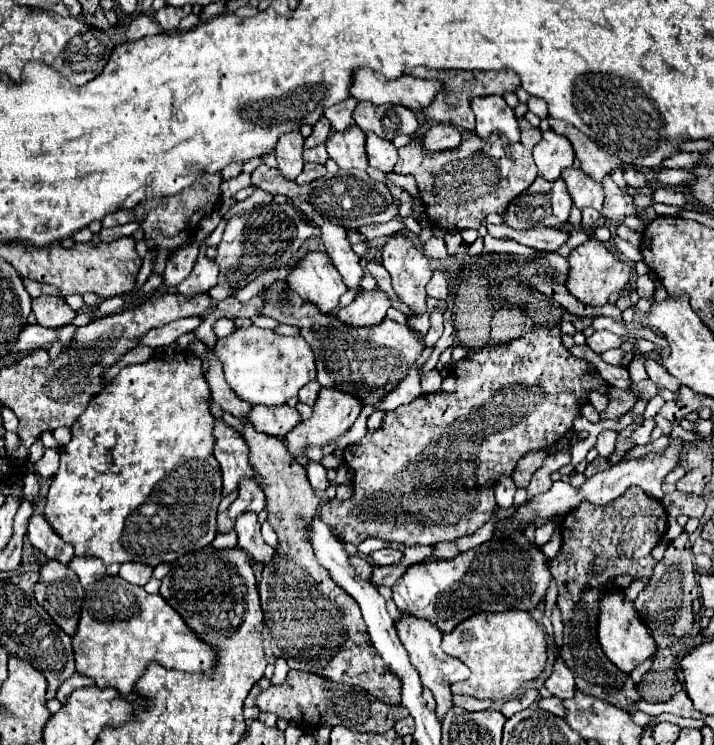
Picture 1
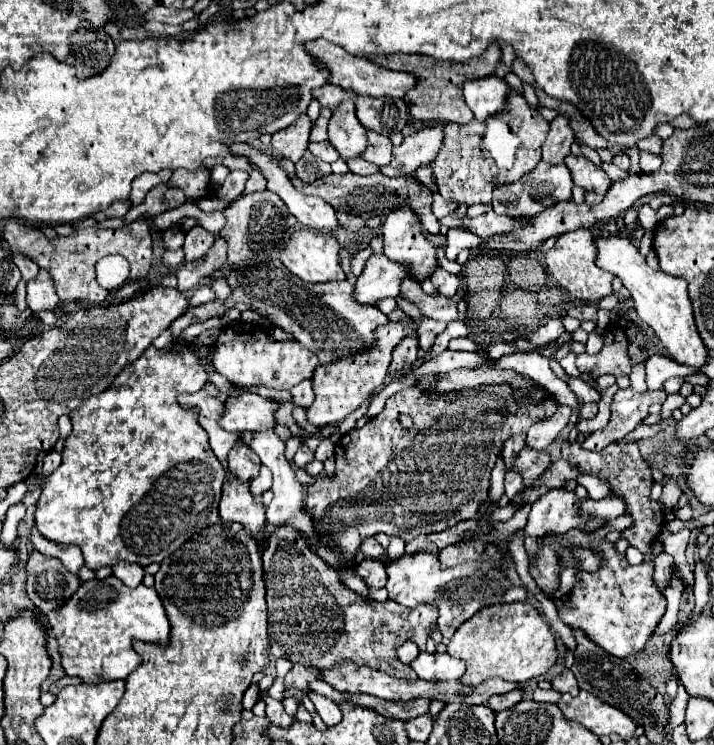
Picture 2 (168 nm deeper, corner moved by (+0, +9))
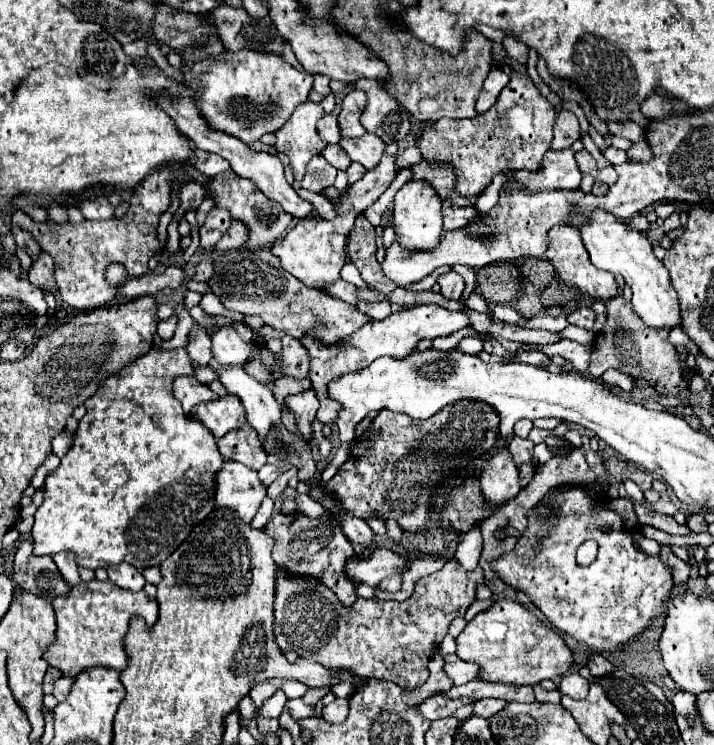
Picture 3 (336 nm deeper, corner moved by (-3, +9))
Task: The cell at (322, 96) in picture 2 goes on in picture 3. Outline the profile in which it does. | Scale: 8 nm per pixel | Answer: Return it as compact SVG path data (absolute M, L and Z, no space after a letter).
M318 74L318 76L314 76L314 84L312 84L312 92L310 92L310 102L320 102L324 96L328 96L330 94L330 86L328 86L328 78L326 76L322 76L322 74Z

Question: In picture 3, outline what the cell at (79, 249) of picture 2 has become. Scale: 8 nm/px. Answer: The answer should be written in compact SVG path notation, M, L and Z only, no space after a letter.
M162 166L148 174L136 188L130 198L130 208L122 218L108 220L84 220L82 224L54 224L34 222L26 212L14 212L12 222L28 230L44 252L54 258L56 264L56 286L60 298L72 310L94 310L104 306L116 296L114 284L106 282L106 266L112 262L122 262L130 278L138 278L148 272L148 260L166 246L158 240L158 222L160 216L170 208L170 190L172 190L174 172L170 166Z

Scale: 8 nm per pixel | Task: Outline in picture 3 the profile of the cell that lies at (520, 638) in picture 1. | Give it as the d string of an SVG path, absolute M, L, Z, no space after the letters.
M498 598L488 610L480 612L470 620L464 632L456 638L456 654L466 662L476 662L482 670L480 678L504 684L538 684L544 678L558 678L572 666L572 650L564 638L552 628L544 626L532 612L522 604Z

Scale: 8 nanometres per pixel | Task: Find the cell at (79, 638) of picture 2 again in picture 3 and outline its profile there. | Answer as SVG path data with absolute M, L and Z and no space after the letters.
M92 580L80 582L70 588L68 594L54 598L56 612L56 640L44 652L44 660L58 668L64 676L78 676L82 670L92 666L104 666L112 670L124 670L128 664L128 654L124 650L124 636L128 630L128 620L138 614L152 626L158 620L158 604L154 598L146 596L144 590L128 592L114 582Z

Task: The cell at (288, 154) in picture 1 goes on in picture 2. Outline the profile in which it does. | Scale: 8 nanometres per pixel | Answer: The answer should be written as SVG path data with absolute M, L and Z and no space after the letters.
M301 114L291 126L273 134L273 148L281 156L289 158L291 162L297 162L307 150L309 130L311 130L311 122L309 122L307 114Z

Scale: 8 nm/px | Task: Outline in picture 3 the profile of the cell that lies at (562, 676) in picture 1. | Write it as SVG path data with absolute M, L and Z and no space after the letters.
M574 672L574 674L566 674L566 676L562 678L558 690L560 690L562 694L574 698L574 700L582 700L582 698L586 698L586 694L588 694L588 686L590 686L588 680L582 678L578 672Z

